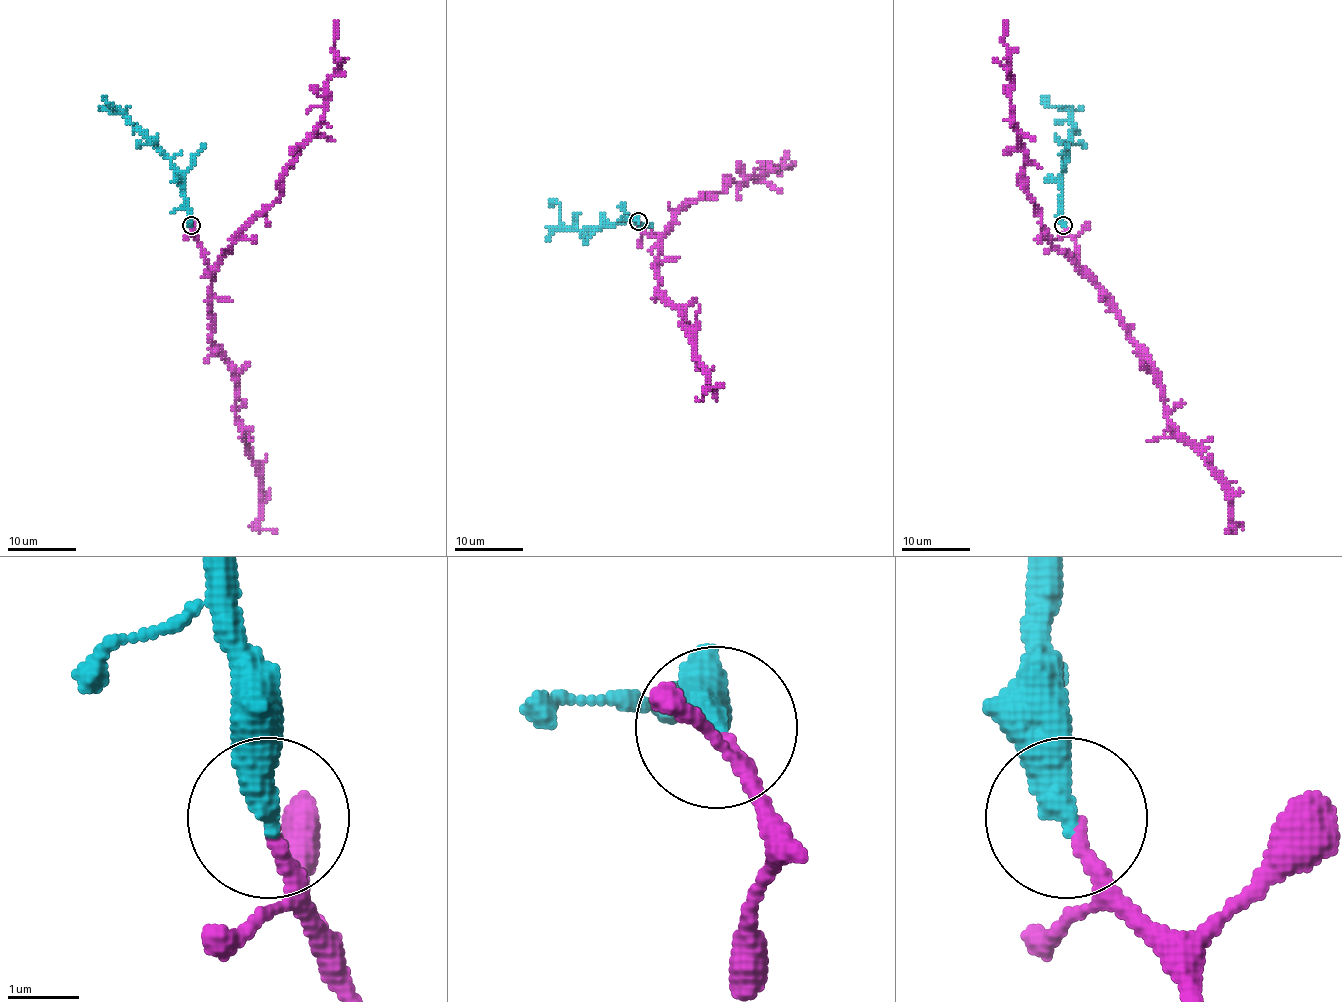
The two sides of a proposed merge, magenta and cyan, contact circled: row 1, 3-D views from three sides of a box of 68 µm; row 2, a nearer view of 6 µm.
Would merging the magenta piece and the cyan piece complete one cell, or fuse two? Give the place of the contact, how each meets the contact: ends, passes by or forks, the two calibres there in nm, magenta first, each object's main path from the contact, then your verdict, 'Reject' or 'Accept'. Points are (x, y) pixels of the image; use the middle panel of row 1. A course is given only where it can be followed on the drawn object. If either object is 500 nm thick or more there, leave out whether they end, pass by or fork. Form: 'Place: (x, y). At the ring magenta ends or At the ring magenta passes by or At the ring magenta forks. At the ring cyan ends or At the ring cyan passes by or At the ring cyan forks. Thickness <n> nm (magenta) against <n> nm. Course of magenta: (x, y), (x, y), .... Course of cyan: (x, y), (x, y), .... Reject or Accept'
Place: (638, 221). At the ring magenta ends. At the ring cyan ends. Thickness 170 nm (magenta) against 460 nm. Course of magenta: (637, 222), (658, 239), (658, 291), (680, 313), (693, 355), (704, 366), (707, 390), (724, 384). Course of cyan: (637, 221), (630, 219), (579, 231), (564, 226), (559, 215), (559, 204), (548, 200). Accept

